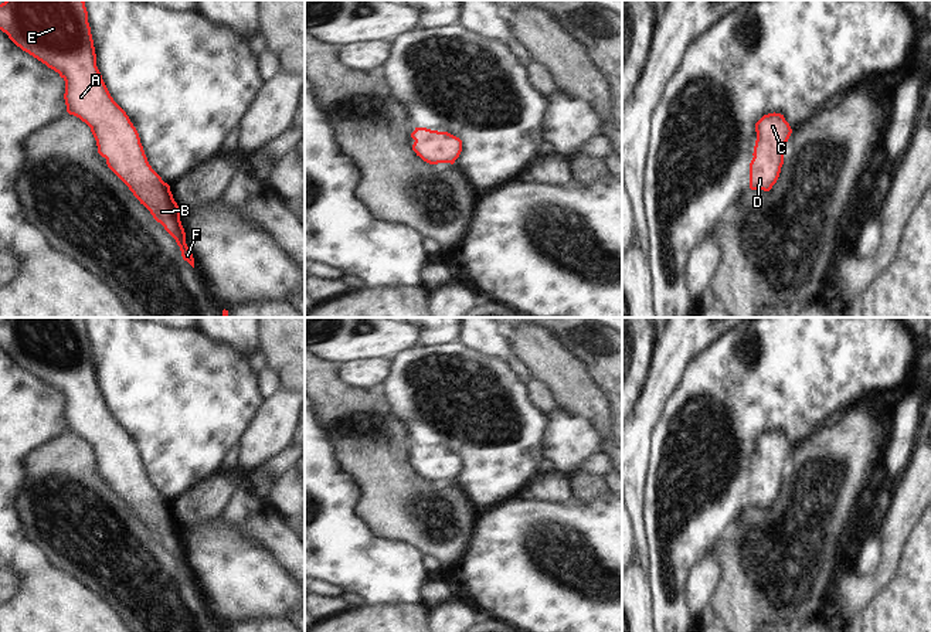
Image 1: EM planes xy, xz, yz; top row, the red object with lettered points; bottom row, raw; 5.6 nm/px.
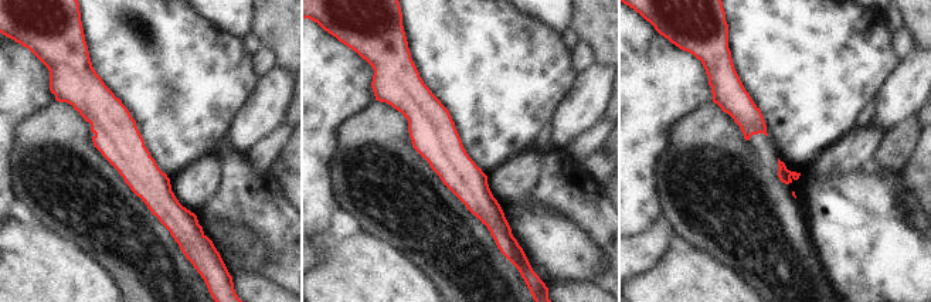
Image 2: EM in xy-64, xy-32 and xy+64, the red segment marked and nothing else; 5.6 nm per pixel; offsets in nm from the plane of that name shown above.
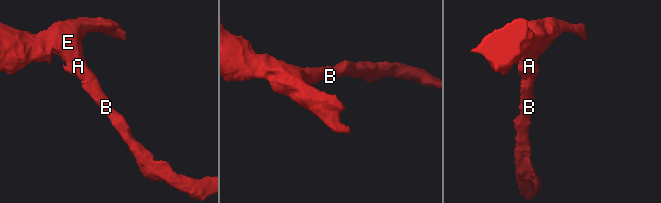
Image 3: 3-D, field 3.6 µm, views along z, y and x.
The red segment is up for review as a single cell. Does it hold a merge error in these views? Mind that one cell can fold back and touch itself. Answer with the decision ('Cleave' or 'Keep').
Keep

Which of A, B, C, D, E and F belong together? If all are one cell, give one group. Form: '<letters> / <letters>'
A B C D E F

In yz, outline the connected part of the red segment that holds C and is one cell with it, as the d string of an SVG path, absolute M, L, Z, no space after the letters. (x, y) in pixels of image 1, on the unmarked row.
M781 431L764 432L755 441L757 458L750 480L750 506L769 509L784 482L784 466L792 451Z

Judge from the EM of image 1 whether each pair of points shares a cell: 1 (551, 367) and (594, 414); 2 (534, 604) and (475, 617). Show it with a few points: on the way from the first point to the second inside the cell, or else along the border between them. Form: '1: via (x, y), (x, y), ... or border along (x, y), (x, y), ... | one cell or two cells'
1: via (563, 379), (587, 403) | one cell
2: border along (481, 610), (485, 615) | two cells

